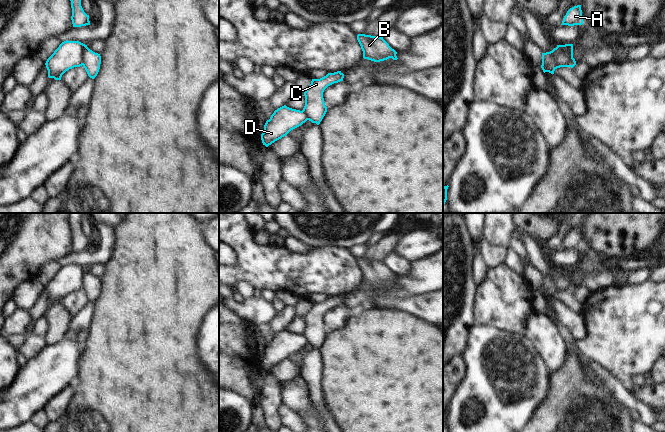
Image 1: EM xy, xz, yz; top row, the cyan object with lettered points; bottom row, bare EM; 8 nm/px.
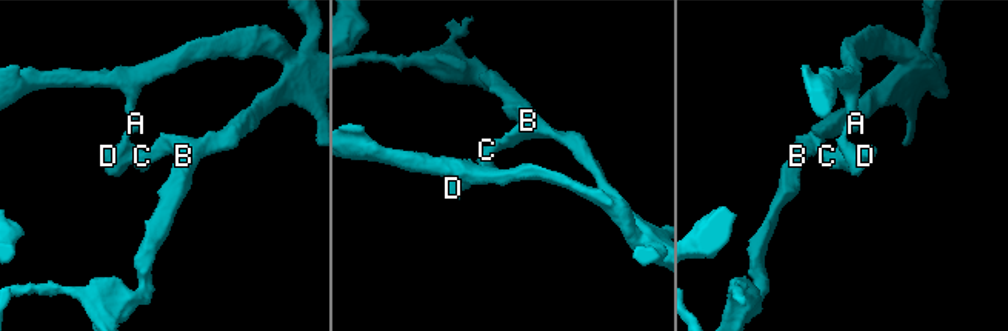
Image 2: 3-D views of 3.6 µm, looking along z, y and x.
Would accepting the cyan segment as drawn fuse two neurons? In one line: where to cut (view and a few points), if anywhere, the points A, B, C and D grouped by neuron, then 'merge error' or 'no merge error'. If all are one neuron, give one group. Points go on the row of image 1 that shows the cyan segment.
cut in xy along (85, 45), (82, 51), (81, 64); A D / B C; merge error

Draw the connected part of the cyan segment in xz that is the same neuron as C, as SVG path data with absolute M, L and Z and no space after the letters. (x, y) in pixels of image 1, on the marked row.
M337 71L328 73L320 79L312 79L310 86L304 92L305 106L303 111L306 113L309 121L317 125L320 124L327 112L323 92L328 86L343 81L343 78L344 74L341 71Z

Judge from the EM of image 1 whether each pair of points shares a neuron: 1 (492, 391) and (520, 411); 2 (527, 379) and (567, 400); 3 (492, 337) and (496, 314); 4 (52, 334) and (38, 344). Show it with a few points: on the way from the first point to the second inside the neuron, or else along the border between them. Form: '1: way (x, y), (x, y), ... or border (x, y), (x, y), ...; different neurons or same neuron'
1: way (497, 399), (504, 406), (512, 406); same neuron
2: border (550, 371), (547, 395), (535, 410); different neurons
3: border (476, 323), (491, 325), (500, 330), (517, 333); different neurons
4: border (43, 337), (46, 344); different neurons

